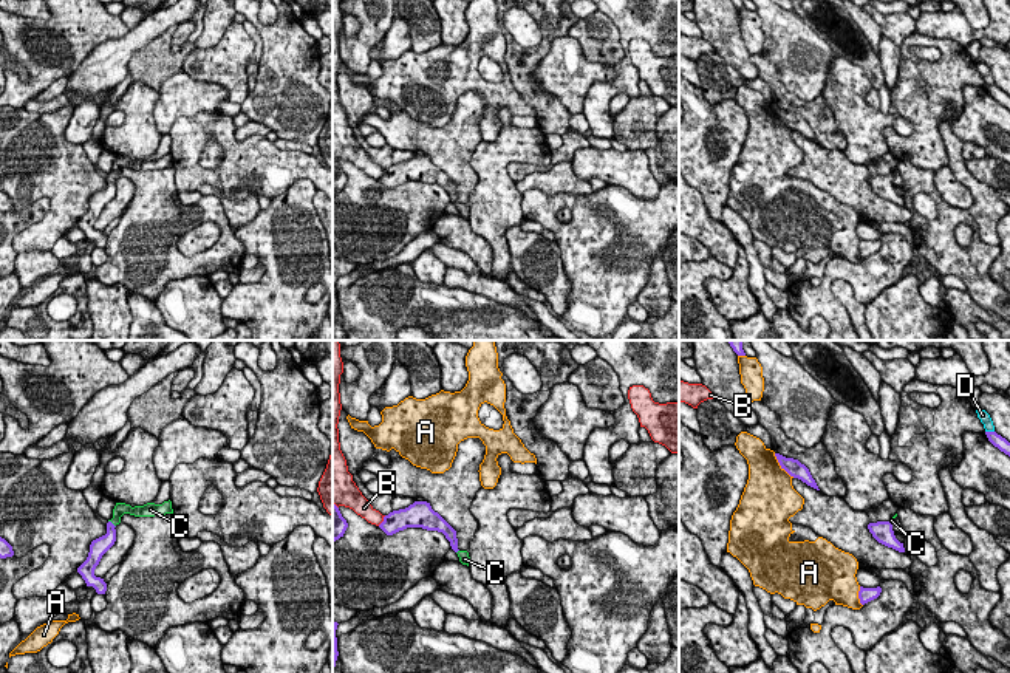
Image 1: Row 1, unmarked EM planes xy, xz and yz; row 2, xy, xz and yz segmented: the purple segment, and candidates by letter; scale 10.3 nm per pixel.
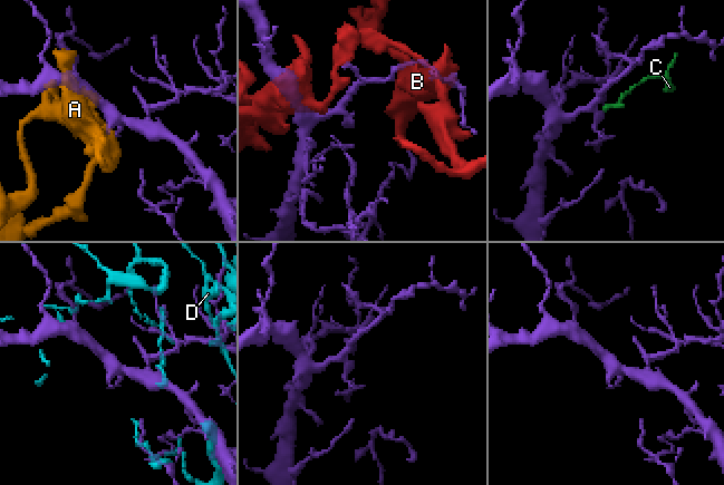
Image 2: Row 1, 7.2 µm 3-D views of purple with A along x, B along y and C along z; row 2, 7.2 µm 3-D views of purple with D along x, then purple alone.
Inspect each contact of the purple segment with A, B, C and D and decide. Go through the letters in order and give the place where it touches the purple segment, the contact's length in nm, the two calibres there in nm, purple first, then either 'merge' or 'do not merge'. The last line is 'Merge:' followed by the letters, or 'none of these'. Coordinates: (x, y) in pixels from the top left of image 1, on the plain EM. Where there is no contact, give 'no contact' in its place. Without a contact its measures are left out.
A: meets purple in yz at (781, 119); contact 340 nm long; 180 nm thick on the purple side, 460 nm on the other; do not merge
B: meets purple in xz at (384, 174); contact 140 nm long; 220 nm thick on the purple side, 160 nm on the other; do not merge
C: meets purple in xy at (112, 177); contact 110 nm long; 160 nm thick on the purple side, 130 nm on the other; merge
D: meets purple in yz at (990, 85); contact 100 nm long; 140 nm thick on the purple side, 120 nm on the other; do not merge
Merge: C

